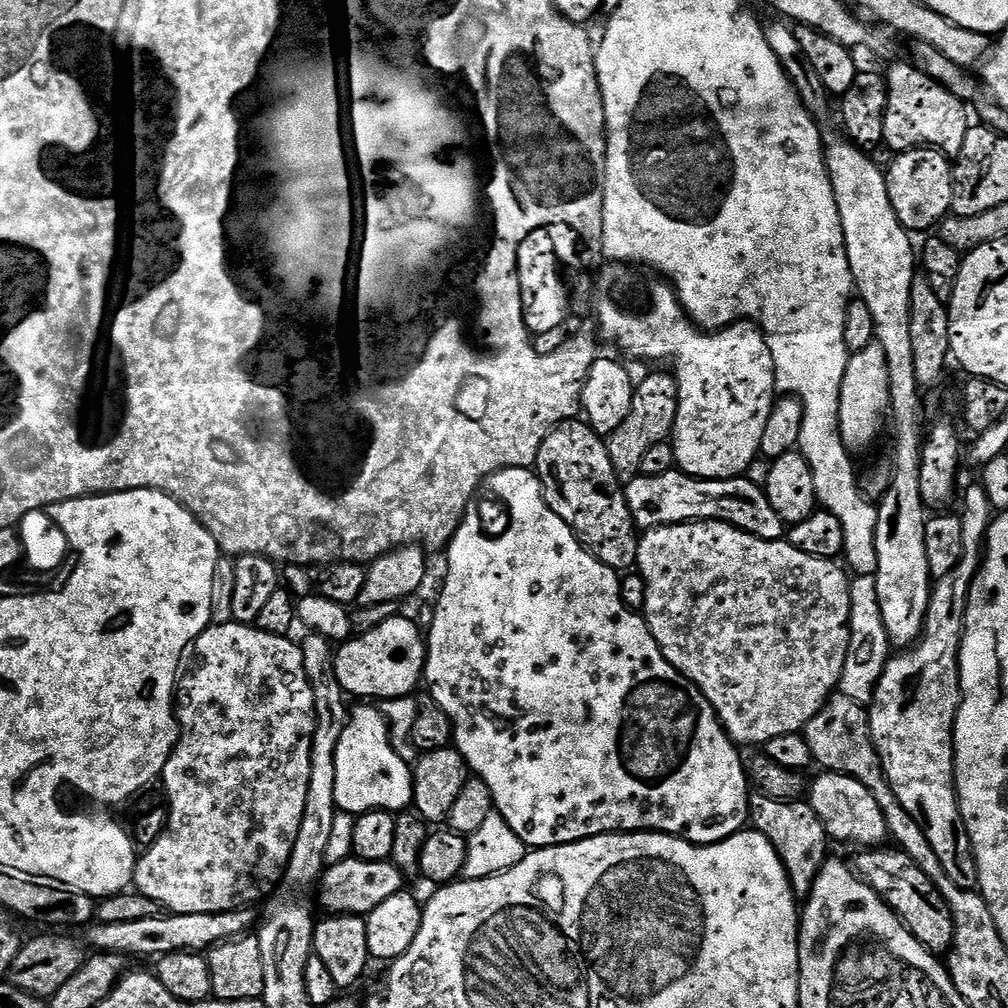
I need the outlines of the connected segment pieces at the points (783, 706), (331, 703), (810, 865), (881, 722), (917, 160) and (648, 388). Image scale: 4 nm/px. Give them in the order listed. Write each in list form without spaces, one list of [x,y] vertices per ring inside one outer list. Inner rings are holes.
[[[689,520],[687,524],[667,524],[647,529],[640,536],[635,567],[646,582],[646,606],[642,609],[642,615],[648,623],[648,629],[654,634],[662,654],[670,662],[670,666],[677,668],[685,678],[694,682],[694,686],[698,686],[700,693],[715,708],[724,731],[737,745],[763,746],[770,742],[770,738],[782,738],[782,734],[803,733],[808,723],[818,714],[818,710],[822,710],[829,696],[839,689],[842,666],[846,666],[846,654],[854,629],[852,588],[848,585],[849,573],[836,560],[823,560],[810,554],[802,554],[802,550],[788,543],[787,539],[763,540],[754,534],[743,532],[724,520]]]
[[[308,634],[305,637],[300,649],[302,662],[306,666],[306,678],[314,690],[316,729],[312,739],[310,790],[306,794],[306,810],[302,810],[302,826],[298,830],[298,838],[294,838],[294,850],[290,854],[290,862],[282,881],[283,887],[288,887],[292,892],[300,892],[311,884],[313,887],[326,871],[326,846],[330,843],[334,818],[338,815],[334,798],[338,738],[342,738],[342,730],[346,730],[350,715],[350,704],[347,704],[349,701],[346,699],[344,687],[338,682],[336,653],[332,641],[315,634]]]
[[[756,794],[750,800],[750,824],[774,846],[782,858],[792,890],[797,897],[807,898],[812,895],[812,887],[822,870],[824,861],[829,859],[828,844],[830,838],[818,818],[812,805],[799,800],[775,800],[763,794]]]
[[[979,483],[972,484],[968,489],[963,489],[962,504],[964,500],[964,512],[960,516],[962,522],[962,542],[964,543],[964,553],[958,562],[958,566],[954,566],[954,570],[950,570],[950,574],[946,574],[946,578],[935,581],[932,597],[928,603],[928,617],[924,620],[924,634],[920,637],[918,643],[899,654],[893,655],[888,661],[888,665],[884,667],[882,678],[876,687],[876,696],[870,705],[868,721],[870,722],[870,730],[872,731],[872,741],[876,747],[876,752],[880,755],[880,761],[884,767],[884,773],[888,779],[888,785],[894,790],[894,794],[898,798],[898,802],[902,802],[909,814],[918,822],[918,826],[922,826],[922,830],[926,834],[926,838],[930,842],[930,847],[934,849],[934,854],[938,854],[938,862],[942,862],[942,866],[946,870],[946,874],[950,874],[950,882],[954,882],[963,888],[975,889],[978,884],[978,866],[976,865],[976,855],[972,849],[972,839],[964,825],[964,819],[960,813],[960,799],[956,797],[956,754],[954,751],[954,733],[956,730],[956,711],[960,709],[960,643],[964,637],[964,619],[966,618],[966,610],[968,609],[968,595],[970,594],[970,586],[974,582],[976,573],[980,570],[982,563],[982,549],[985,547],[988,539],[988,527],[992,525],[994,519],[994,509],[983,487]]]
[[[911,148],[908,152],[893,155],[892,164],[886,169],[888,189],[890,190],[890,202],[909,233],[927,233],[935,229],[952,212],[952,170],[954,164],[938,148]]]
[[[656,372],[635,385],[632,409],[626,414],[626,422],[622,422],[622,426],[618,426],[618,430],[606,440],[610,462],[614,462],[617,476],[631,478],[640,475],[642,458],[650,451],[650,446],[665,443],[671,437],[679,401],[680,385],[676,383],[675,375]]]

